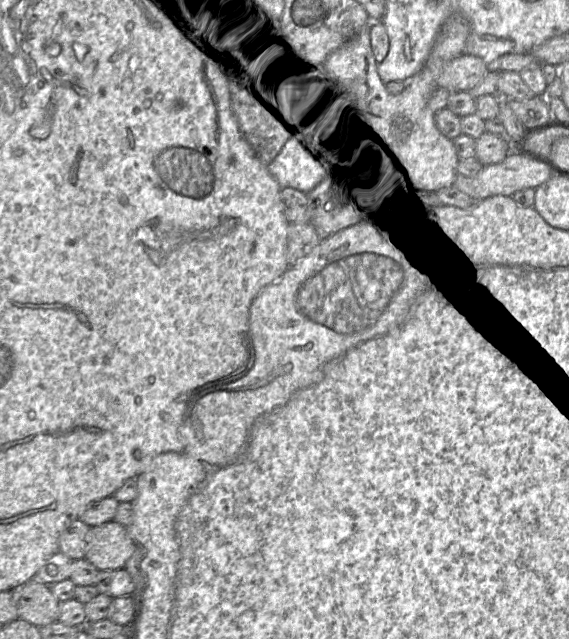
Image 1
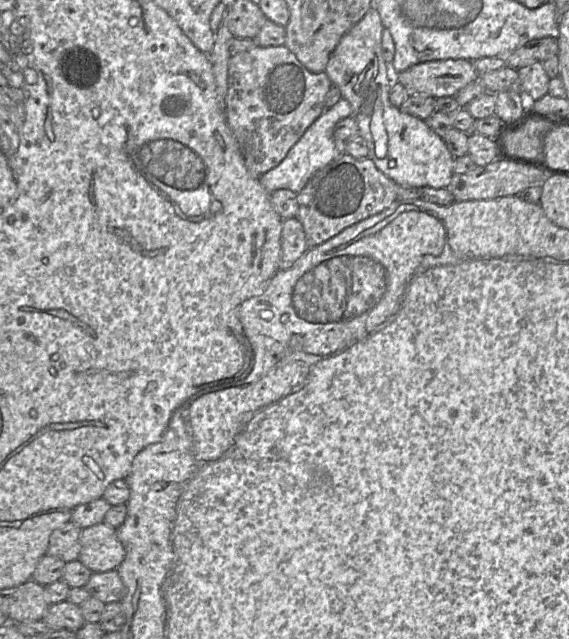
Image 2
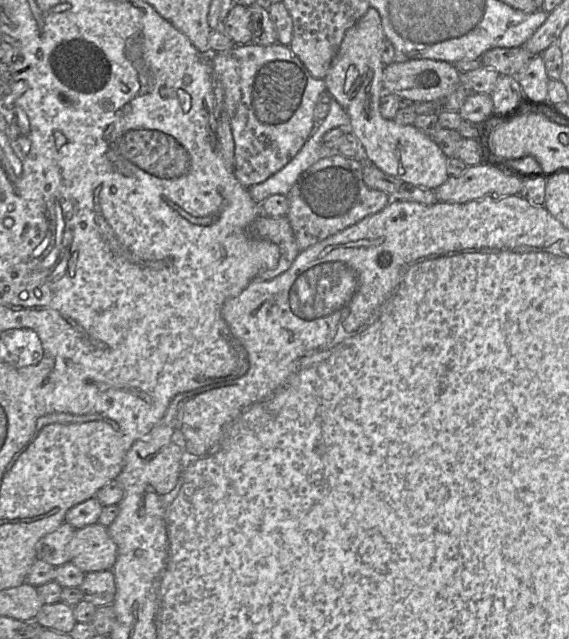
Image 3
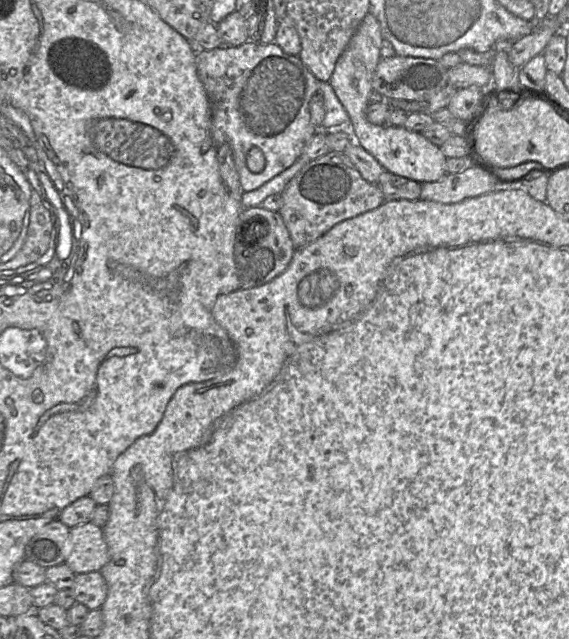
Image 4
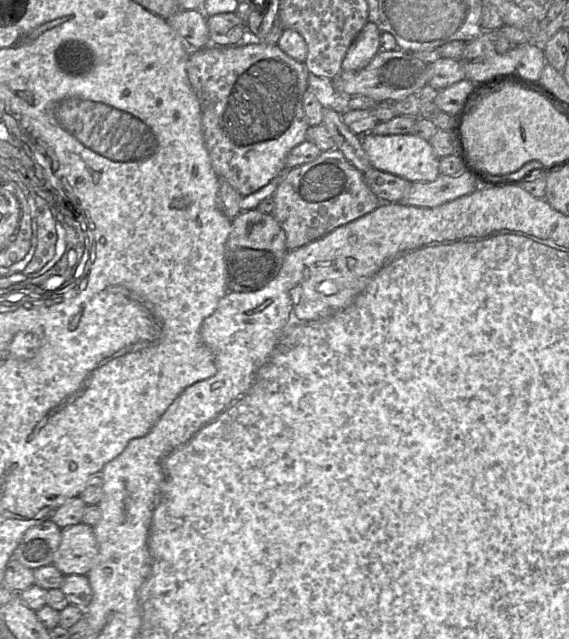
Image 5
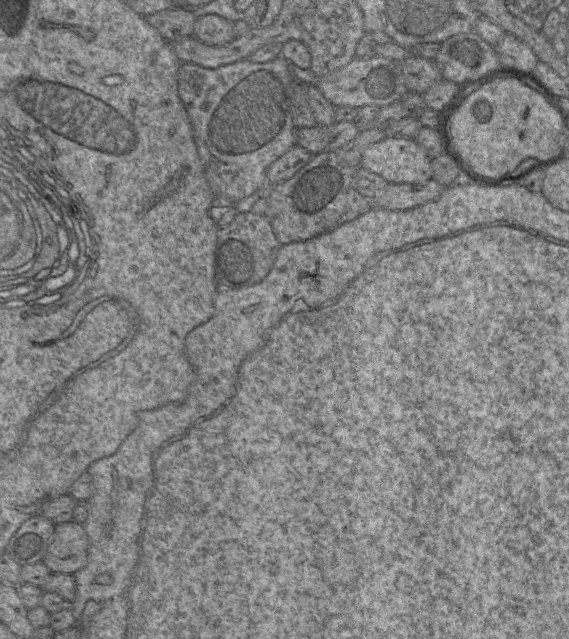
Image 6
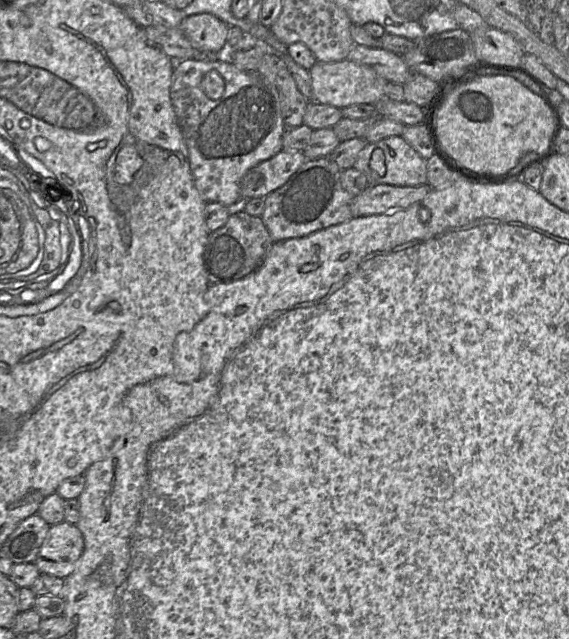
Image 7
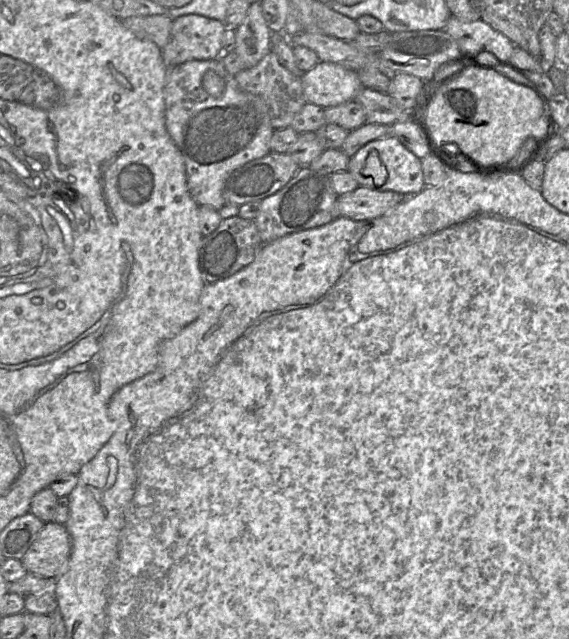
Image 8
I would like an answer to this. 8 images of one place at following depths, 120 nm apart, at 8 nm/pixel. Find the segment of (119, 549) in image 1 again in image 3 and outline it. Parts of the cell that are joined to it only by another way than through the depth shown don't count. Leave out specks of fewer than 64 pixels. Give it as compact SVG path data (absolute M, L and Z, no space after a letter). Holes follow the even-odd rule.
M99 523L75 531L71 542L71 563L86 573L112 570L117 546L108 528Z

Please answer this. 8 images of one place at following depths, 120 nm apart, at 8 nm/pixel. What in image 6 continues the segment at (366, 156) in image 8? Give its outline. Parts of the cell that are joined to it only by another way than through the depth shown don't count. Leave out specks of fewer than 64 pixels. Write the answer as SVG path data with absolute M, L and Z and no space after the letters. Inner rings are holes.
M387 136L368 146L362 153L360 167L382 176L388 183L424 183L432 178L431 159L415 139Z

